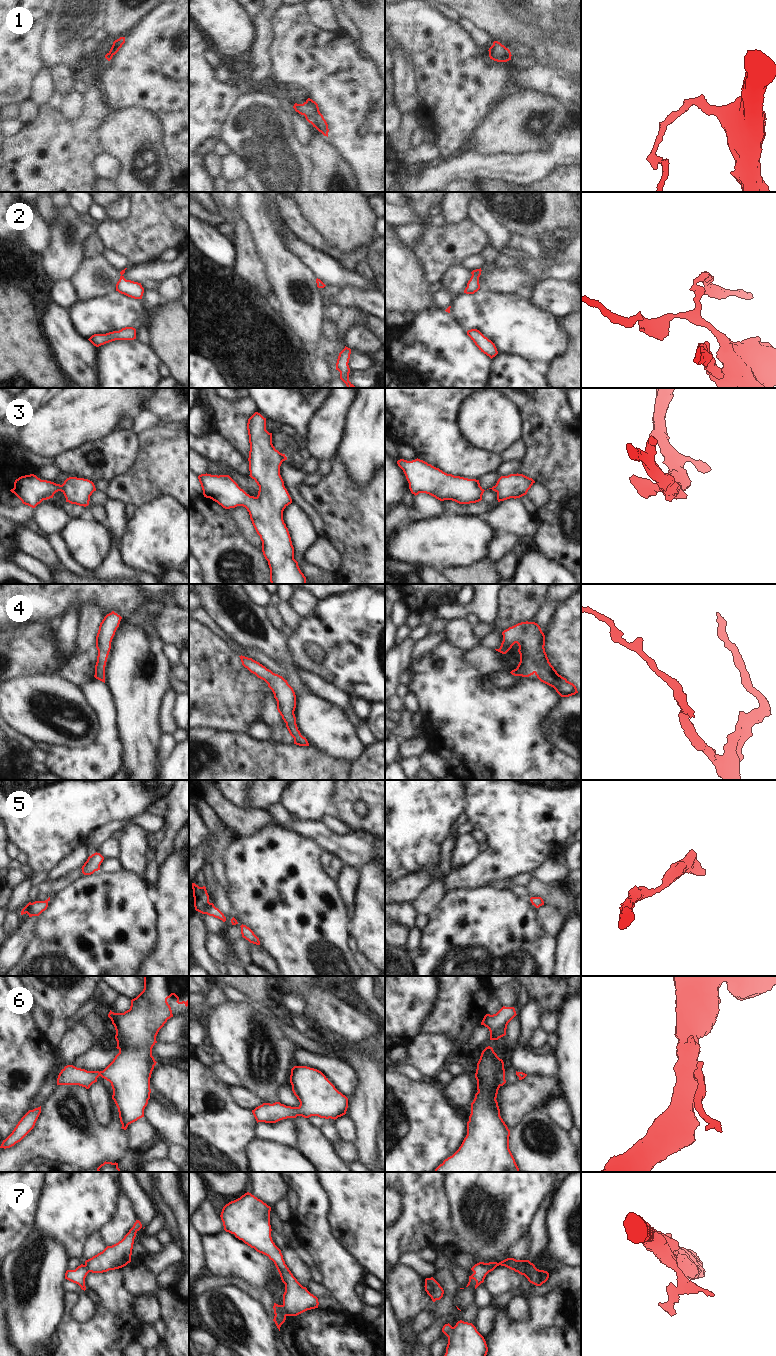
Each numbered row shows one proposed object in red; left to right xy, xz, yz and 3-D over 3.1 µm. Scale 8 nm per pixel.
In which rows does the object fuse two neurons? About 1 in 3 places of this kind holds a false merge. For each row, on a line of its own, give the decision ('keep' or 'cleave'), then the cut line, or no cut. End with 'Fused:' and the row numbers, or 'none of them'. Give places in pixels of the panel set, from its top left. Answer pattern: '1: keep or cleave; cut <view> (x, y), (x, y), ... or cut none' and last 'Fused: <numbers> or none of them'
1: keep; cut none
2: keep; cut none
3: keep; cut none
4: keep; cut none
5: keep; cut none
6: keep; cut none
7: cleave; cut yz (530, 1262), (518, 1272)
Fused: 7

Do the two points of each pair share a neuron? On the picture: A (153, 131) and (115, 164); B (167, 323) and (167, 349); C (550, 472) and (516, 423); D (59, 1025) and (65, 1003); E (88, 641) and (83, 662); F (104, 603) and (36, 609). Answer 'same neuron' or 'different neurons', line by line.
A: different neurons
B: same neuron
C: different neurons
D: same neuron
E: same neuron
F: same neuron

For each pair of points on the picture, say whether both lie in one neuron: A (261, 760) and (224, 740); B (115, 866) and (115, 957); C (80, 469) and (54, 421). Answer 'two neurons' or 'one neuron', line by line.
A: one neuron
B: two neurons
C: two neurons

